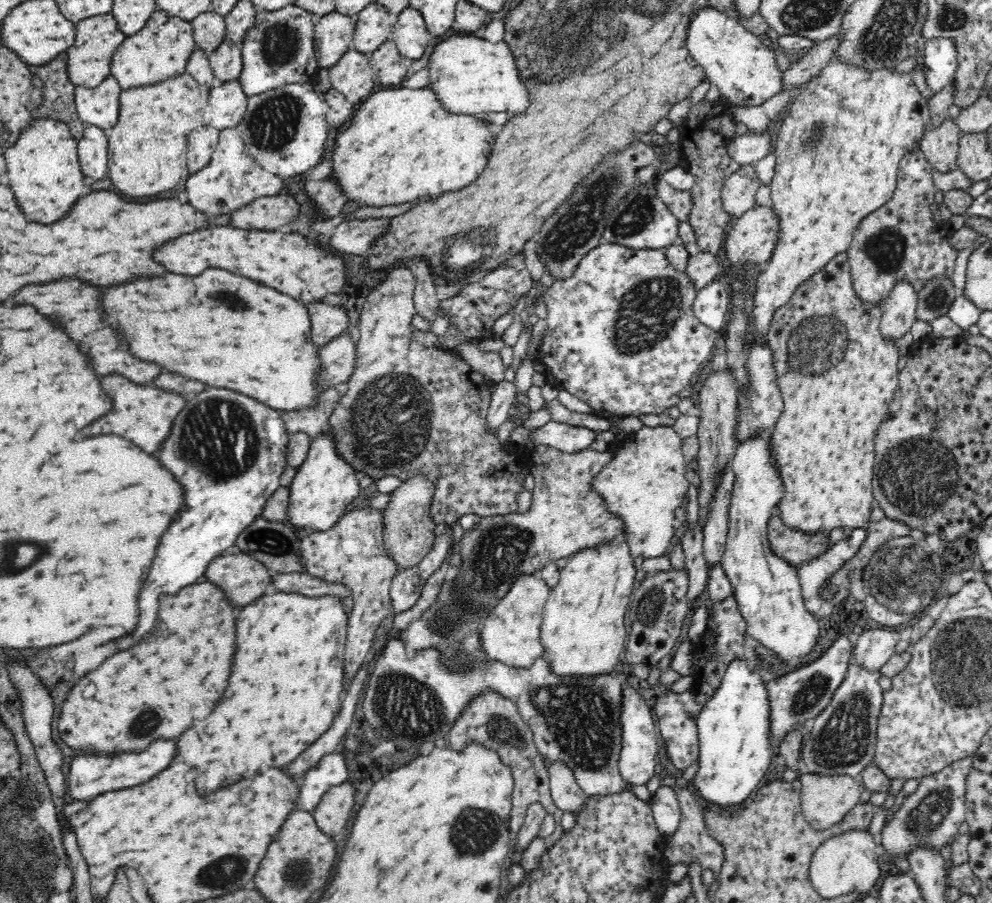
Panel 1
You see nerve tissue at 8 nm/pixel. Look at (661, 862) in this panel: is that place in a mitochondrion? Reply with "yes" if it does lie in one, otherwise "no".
no

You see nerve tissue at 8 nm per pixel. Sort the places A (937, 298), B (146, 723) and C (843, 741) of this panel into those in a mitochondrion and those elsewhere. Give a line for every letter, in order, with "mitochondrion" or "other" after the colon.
A: mitochondrion
B: mitochondrion
C: mitochondrion

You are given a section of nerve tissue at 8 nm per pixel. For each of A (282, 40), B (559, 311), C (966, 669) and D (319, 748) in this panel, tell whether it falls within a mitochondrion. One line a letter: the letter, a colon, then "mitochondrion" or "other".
A: mitochondrion
B: other
C: mitochondrion
D: other

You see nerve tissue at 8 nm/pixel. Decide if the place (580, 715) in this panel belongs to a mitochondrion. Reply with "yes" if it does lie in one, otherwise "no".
yes

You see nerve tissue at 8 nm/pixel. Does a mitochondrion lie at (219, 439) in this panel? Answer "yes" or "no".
yes

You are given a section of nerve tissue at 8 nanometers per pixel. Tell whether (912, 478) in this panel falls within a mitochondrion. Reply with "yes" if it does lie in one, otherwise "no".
yes

